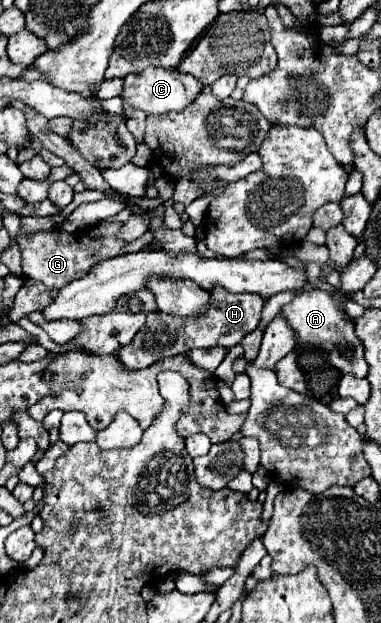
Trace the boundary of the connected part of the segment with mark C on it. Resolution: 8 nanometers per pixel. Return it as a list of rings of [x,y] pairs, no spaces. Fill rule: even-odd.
[[[145,69],[141,75],[127,75],[123,79],[121,97],[127,99],[135,109],[145,113],[169,113],[185,109],[201,93],[201,81],[191,75],[179,75],[173,69]]]

